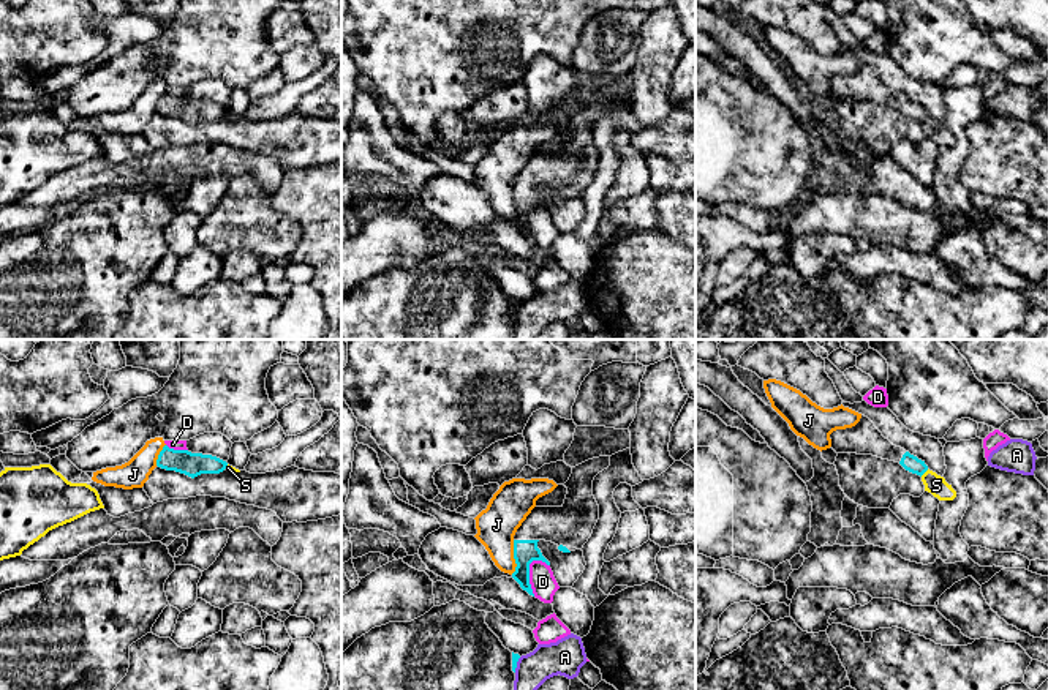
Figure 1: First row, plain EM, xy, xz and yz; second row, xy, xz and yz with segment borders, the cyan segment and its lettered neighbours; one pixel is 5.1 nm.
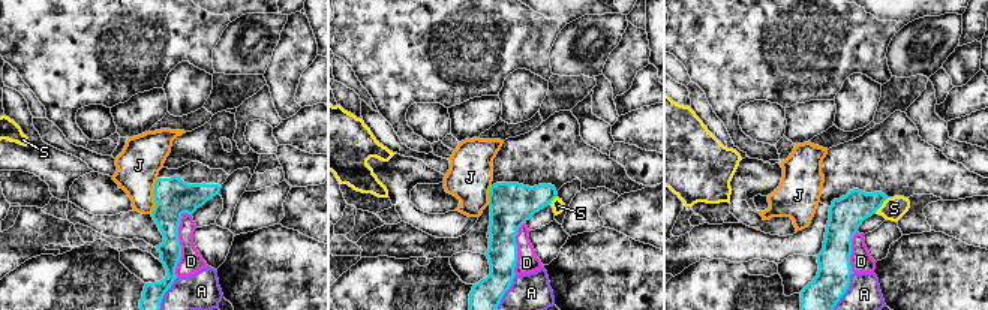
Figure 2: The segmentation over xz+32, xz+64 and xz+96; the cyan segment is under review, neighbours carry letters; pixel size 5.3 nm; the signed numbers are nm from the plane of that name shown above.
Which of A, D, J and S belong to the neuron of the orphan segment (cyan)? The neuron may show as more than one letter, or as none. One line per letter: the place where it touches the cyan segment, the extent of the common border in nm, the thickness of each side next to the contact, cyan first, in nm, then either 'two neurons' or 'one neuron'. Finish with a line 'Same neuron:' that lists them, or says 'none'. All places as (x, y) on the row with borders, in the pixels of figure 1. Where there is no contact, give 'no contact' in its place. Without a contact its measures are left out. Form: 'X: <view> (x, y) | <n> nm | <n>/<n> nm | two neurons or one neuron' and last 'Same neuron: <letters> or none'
A: xz (516, 665) | 90 nm | 40/180 nm | two neurons
D: xz (528, 575) | 200 nm | 120/130 nm | two neurons
J: xz (514, 558) | 180 nm | 120/200 nm | two neurons
S: yz (923, 472) | 60 nm | 90/100 nm | two neurons
Same neuron: none

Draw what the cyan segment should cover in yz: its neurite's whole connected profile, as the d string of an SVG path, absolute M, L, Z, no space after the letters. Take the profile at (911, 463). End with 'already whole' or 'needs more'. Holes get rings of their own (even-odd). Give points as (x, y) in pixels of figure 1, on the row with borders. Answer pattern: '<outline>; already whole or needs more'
M861 415L855 426L833 431L830 439L831 448L836 453L873 455L899 463L906 471L920 477L928 471L925 461L910 455L904 448L893 445L865 415Z; needs more

